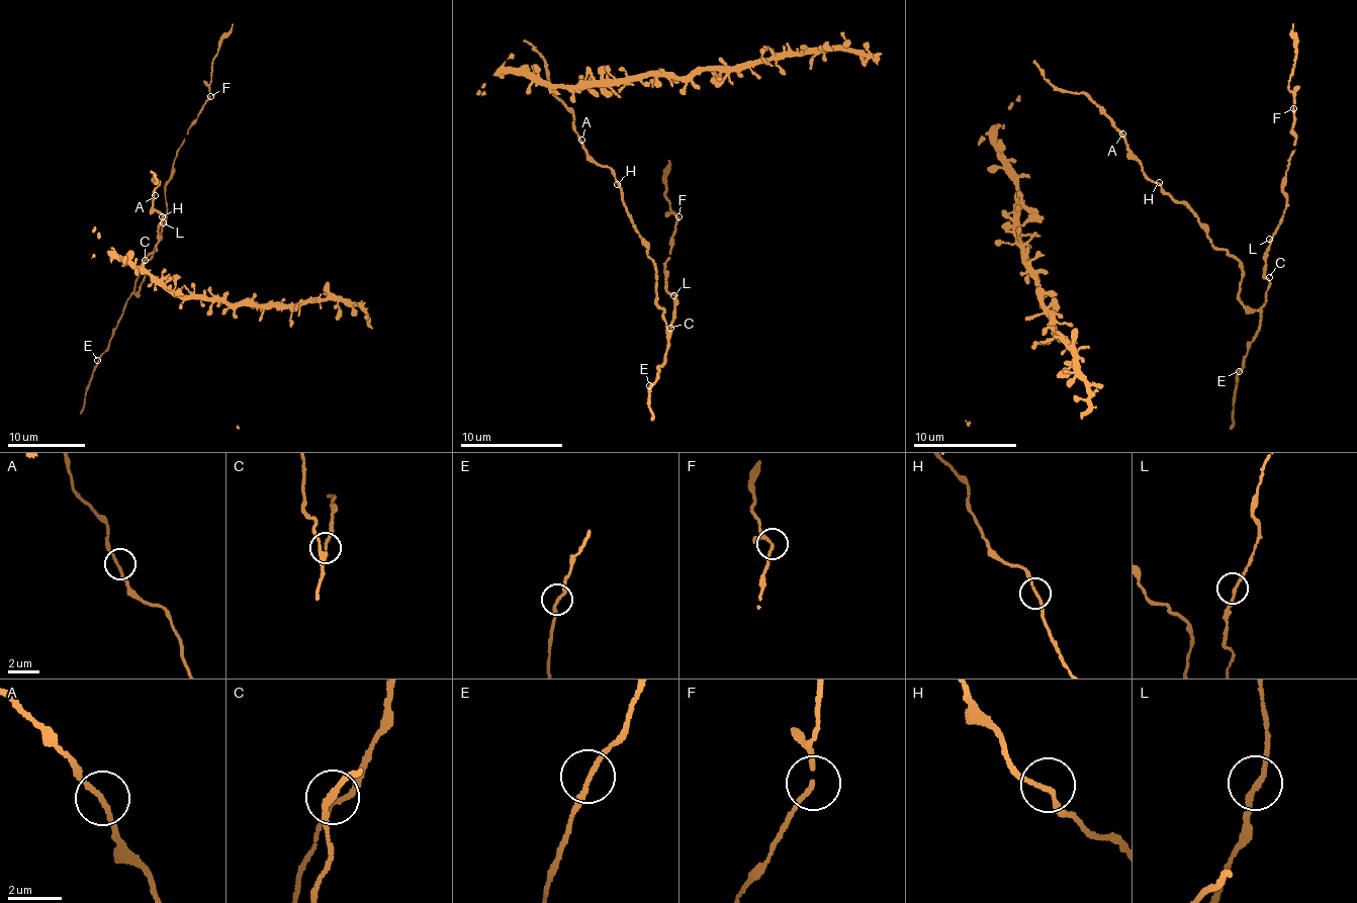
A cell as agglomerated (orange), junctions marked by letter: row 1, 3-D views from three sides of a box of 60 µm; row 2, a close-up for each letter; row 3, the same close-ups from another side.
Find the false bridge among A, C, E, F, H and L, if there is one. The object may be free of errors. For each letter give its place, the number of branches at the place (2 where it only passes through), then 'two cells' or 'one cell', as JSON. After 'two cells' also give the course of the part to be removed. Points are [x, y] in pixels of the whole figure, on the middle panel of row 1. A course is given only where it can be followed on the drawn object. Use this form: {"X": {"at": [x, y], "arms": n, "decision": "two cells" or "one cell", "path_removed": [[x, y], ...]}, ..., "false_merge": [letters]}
{"A": {"at": [581, 140], "arms": 2, "decision": "one cell"}, "C": {"at": [670, 328], "arms": 2, "decision": "one cell"}, "E": {"at": [649, 385], "arms": 2, "decision": "one cell"}, "F": {"at": [679, 216], "arms": 2, "decision": "one cell"}, "H": {"at": [617, 184], "arms": 2, "decision": "one cell"}, "L": {"at": [673, 295], "arms": 2, "decision": "one cell"}, "false_merge": []}

